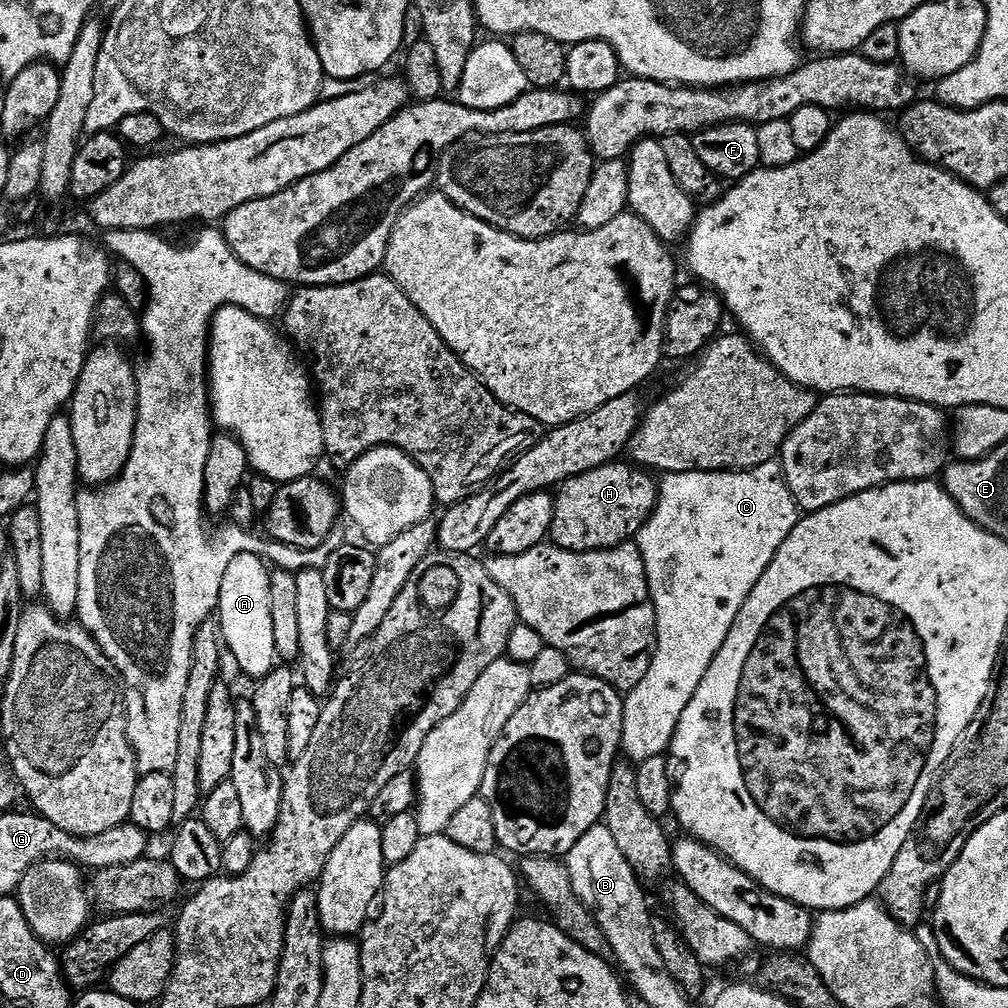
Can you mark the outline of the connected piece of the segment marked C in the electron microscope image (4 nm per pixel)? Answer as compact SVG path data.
M779 459L766 462L757 468L746 468L734 472L723 470L719 472L670 472L659 481L656 509L652 512L652 517L642 526L638 537L640 553L646 566L648 589L652 594L651 601L656 611L656 651L652 654L650 670L646 670L646 678L642 678L642 682L638 682L638 686L634 686L634 690L630 690L623 697L622 752L633 765L640 765L648 758L663 756L671 749L676 727L682 718L682 710L686 710L686 706L690 704L690 698L694 698L694 690L702 686L702 678L706 678L706 670L710 670L710 662L714 662L718 650L722 650L722 642L726 642L726 634L730 634L730 626L734 626L746 598L750 598L750 590L758 586L758 578L766 574L766 566L774 562L774 554L778 554L778 546L782 546L782 542L790 538L790 530L794 530L801 515L800 509L796 506L794 494L790 494L790 486L786 482L784 467L780 465Z

